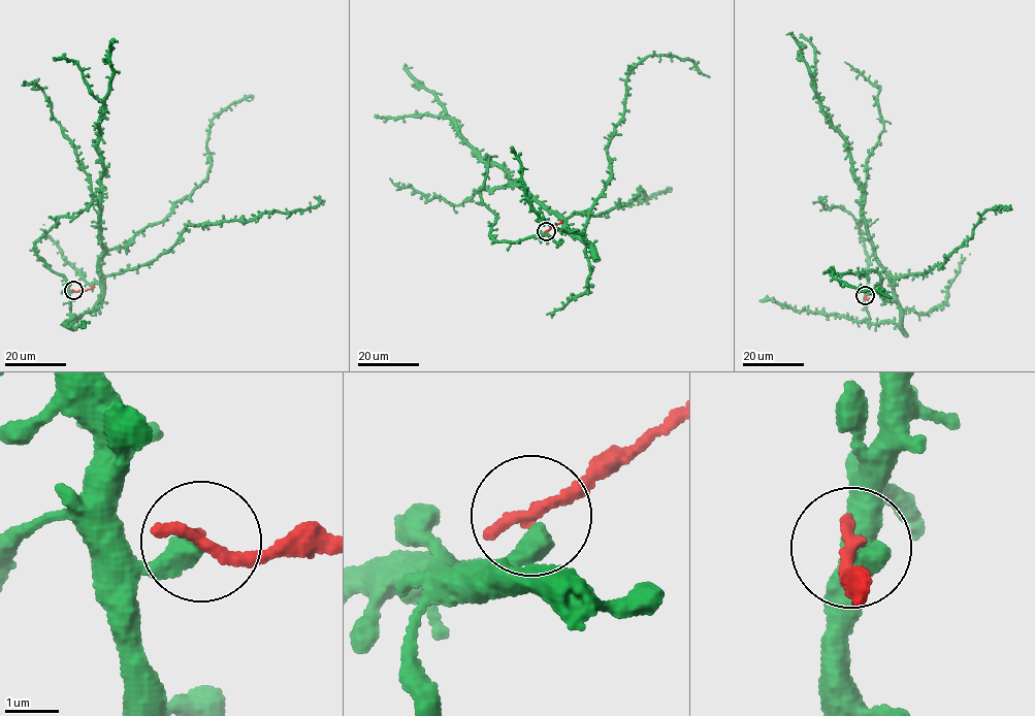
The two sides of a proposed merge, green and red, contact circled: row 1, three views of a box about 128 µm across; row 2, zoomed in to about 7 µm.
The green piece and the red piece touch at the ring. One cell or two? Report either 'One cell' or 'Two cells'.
Two cells

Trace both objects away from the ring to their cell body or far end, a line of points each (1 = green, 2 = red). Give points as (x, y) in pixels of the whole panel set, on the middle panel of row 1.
1: (546, 231), (556, 242), (577, 231), (591, 247), (474, 152), (405, 63)
2: (546, 231), (561, 221)

